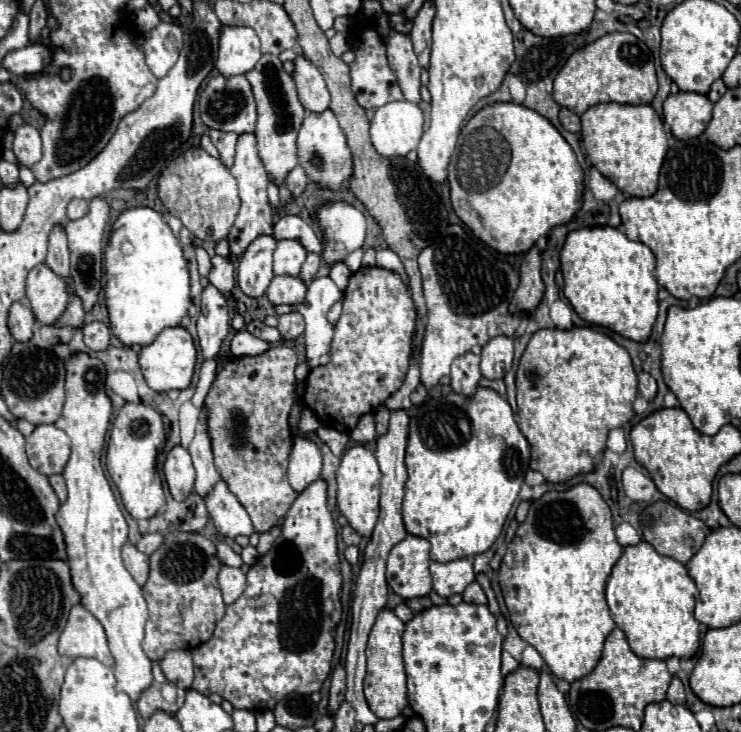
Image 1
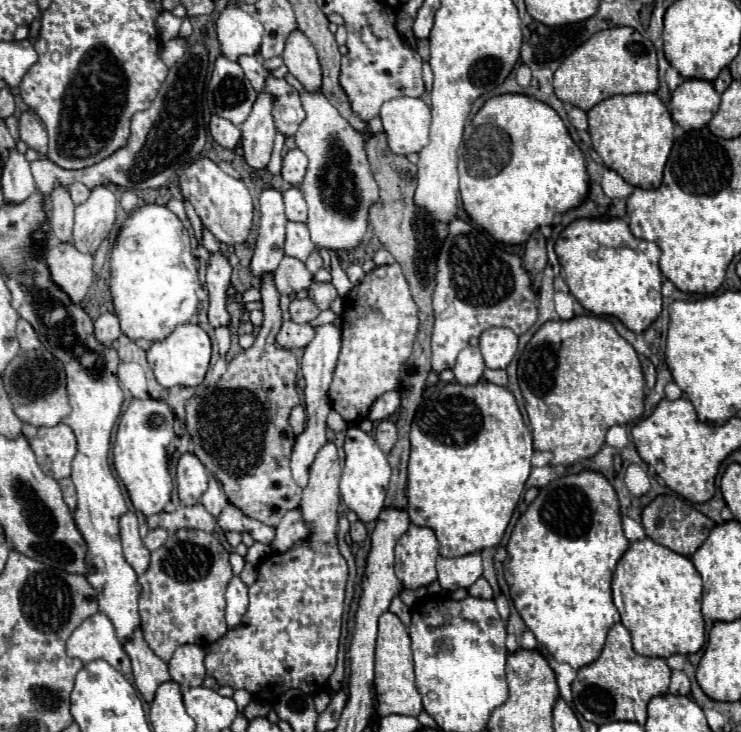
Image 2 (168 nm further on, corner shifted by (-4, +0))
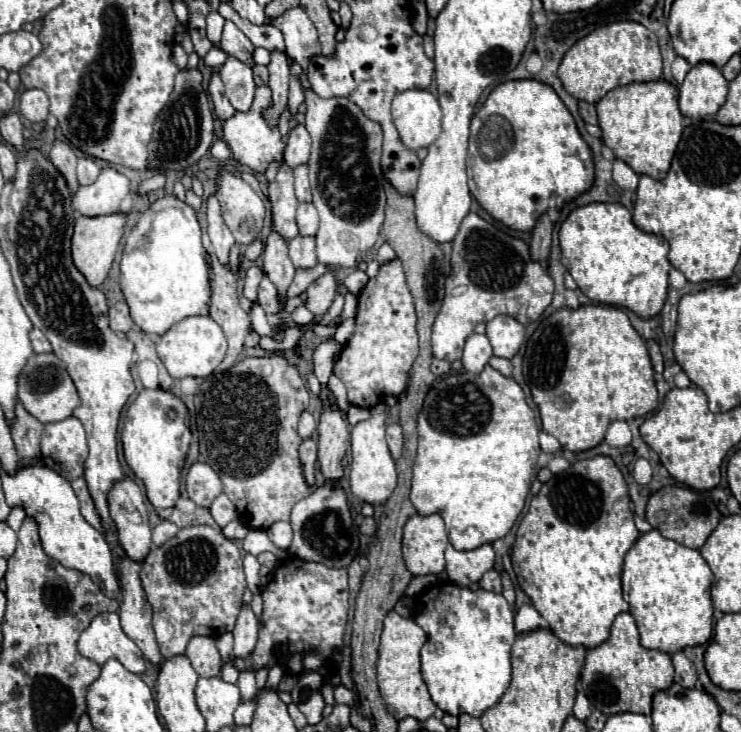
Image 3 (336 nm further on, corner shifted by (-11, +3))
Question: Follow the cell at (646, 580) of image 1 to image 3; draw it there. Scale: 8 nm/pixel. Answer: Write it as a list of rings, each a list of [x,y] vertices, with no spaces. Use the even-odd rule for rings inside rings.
[[[655,529],[639,535],[635,545],[625,555],[623,597],[629,603],[629,613],[637,623],[641,645],[645,649],[657,649],[673,655],[685,647],[707,643],[713,633],[713,605],[709,597],[711,581],[713,581],[713,573],[697,549],[689,549],[685,545],[679,545],[677,541],[665,539]]]

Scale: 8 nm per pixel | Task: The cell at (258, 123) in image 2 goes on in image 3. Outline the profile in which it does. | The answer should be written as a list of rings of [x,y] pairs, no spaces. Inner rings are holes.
[[[271,53],[269,69],[269,89],[271,89],[271,107],[263,111],[263,119],[267,125],[277,127],[281,113],[287,109],[287,89],[289,89],[289,65],[283,53]]]

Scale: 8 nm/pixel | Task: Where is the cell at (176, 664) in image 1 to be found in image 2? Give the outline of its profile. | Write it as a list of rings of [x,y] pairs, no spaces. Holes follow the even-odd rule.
[[[184,644],[176,648],[172,660],[168,662],[172,680],[182,684],[184,688],[200,686],[206,676],[204,656],[206,656],[206,650],[198,644]]]

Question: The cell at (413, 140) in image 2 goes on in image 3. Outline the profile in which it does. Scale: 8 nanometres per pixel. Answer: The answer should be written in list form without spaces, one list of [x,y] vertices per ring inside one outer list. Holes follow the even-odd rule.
[[[403,91],[393,99],[393,123],[401,143],[417,151],[429,147],[441,133],[441,109],[429,91]]]

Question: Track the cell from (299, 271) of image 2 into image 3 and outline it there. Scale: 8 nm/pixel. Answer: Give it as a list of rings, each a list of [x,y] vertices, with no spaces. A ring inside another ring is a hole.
[[[295,237],[289,241],[289,257],[295,269],[311,269],[317,265],[315,257],[315,239],[313,237]]]

